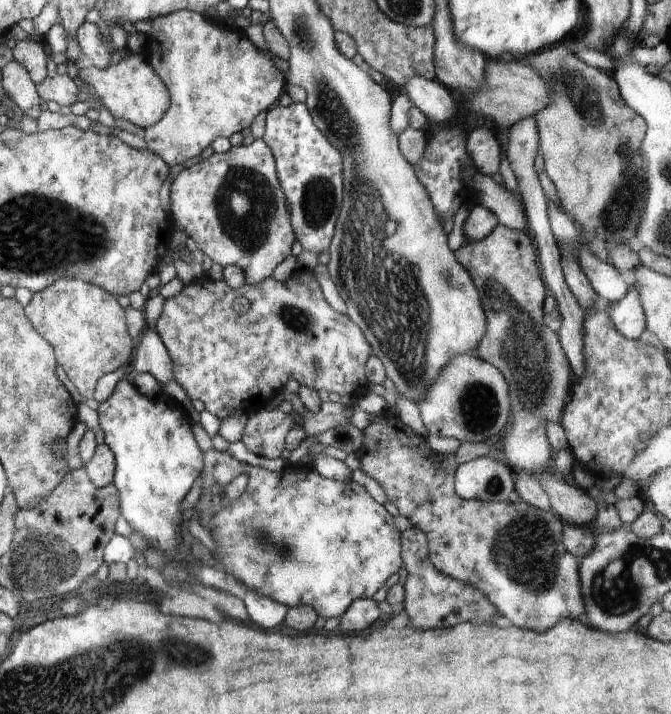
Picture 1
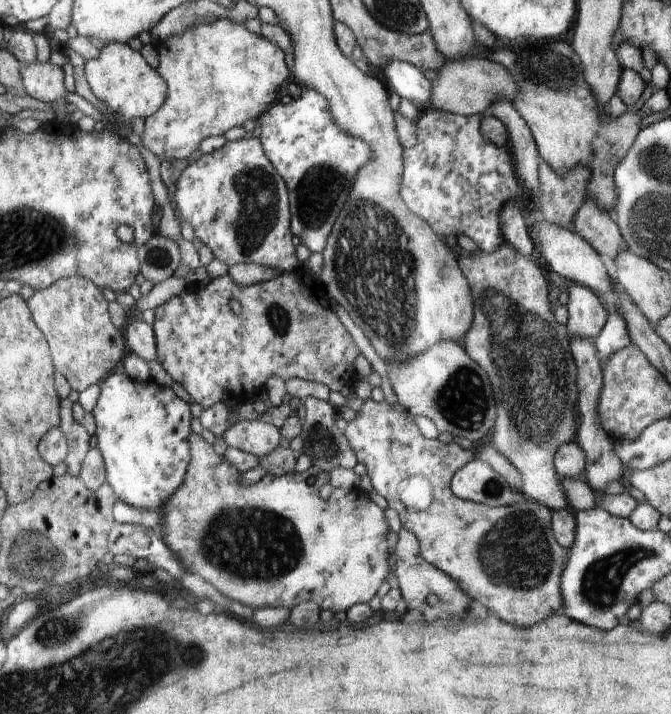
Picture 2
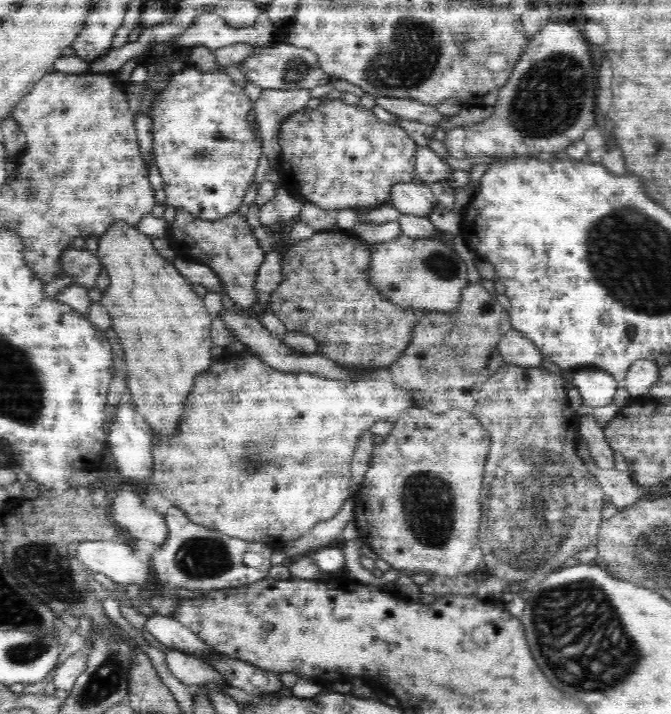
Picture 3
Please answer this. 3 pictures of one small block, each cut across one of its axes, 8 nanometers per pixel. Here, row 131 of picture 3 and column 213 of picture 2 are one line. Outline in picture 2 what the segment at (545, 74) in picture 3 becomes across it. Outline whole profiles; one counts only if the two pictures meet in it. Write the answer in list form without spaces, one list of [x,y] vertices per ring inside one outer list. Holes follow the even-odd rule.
[[[192,433],[188,436],[188,444],[190,444],[190,464],[184,476],[184,482],[180,490],[176,494],[172,494],[168,498],[168,502],[162,506],[166,510],[164,514],[164,522],[162,522],[158,535],[164,544],[180,558],[182,566],[192,572],[202,576],[204,580],[210,582],[220,594],[228,596],[232,600],[237,600],[254,608],[266,607],[286,607],[293,609],[301,602],[314,601],[321,610],[332,610],[332,612],[344,612],[351,606],[358,603],[368,603],[379,590],[380,586],[388,576],[388,524],[384,518],[384,510],[374,503],[368,493],[362,492],[360,489],[345,491],[340,487],[329,487],[329,474],[318,470],[316,466],[309,467],[301,473],[287,473],[284,475],[274,475],[266,473],[262,479],[254,484],[241,484],[242,472],[236,468],[224,454],[218,454],[214,450],[214,446],[209,444],[202,435]]]

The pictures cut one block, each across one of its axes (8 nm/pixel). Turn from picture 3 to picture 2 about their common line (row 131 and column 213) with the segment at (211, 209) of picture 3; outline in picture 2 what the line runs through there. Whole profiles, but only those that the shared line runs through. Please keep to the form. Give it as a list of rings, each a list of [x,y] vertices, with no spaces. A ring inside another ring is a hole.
[[[258,137],[226,141],[220,150],[204,154],[183,170],[176,184],[175,201],[195,237],[210,248],[214,258],[227,265],[254,263],[268,268],[292,272],[299,266],[290,230],[291,212],[284,179],[274,168],[260,144]]]

